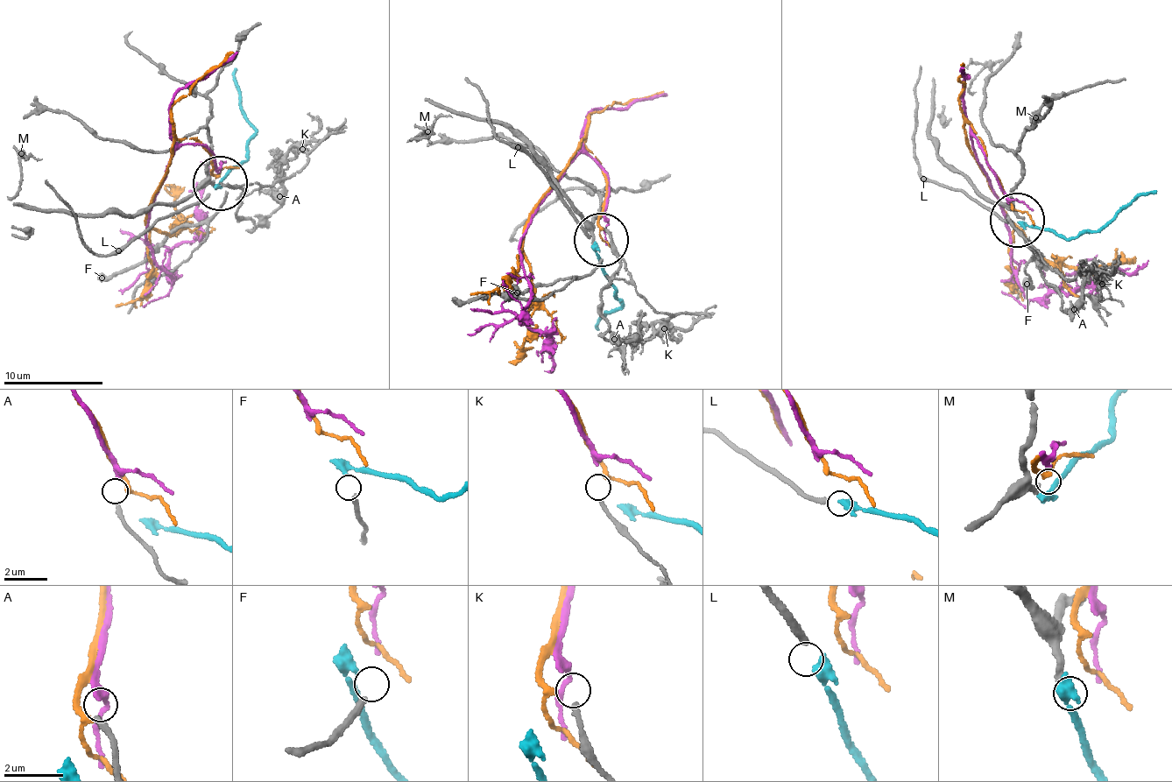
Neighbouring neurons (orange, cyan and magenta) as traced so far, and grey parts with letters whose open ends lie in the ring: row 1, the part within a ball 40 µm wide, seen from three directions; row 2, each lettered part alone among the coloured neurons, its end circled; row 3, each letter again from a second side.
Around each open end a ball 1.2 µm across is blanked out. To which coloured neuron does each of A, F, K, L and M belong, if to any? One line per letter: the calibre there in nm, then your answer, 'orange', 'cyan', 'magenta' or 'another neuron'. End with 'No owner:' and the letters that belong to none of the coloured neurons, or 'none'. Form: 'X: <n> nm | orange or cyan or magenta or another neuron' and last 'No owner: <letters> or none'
A: 180 nm | magenta
F: 200 nm | another neuron
K: 160 nm | orange
L: 240 nm | cyan
M: 240 nm | another neuron
No owner: F, M

